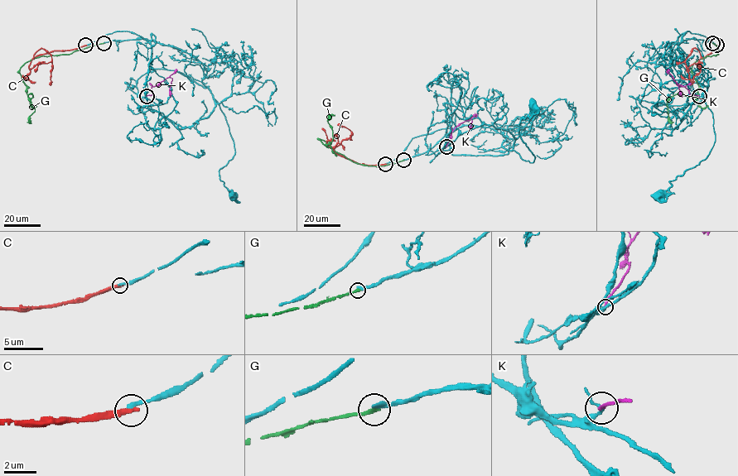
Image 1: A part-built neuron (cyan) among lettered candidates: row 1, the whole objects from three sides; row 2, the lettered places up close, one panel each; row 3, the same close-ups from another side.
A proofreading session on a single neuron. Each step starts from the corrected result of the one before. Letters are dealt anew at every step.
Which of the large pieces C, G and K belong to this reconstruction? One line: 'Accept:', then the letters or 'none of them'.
Accept: none of them

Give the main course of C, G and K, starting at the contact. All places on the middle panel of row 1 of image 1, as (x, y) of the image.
C: (385, 164), (359, 164), (338, 155), (333, 148), (352, 132), (350, 138)
G: (403, 160), (376, 166), (354, 162), (319, 139), (325, 146), (332, 140), (328, 117), (335, 115), (327, 121)
K: (446, 146), (453, 130), (461, 122), (472, 121), (470, 130)

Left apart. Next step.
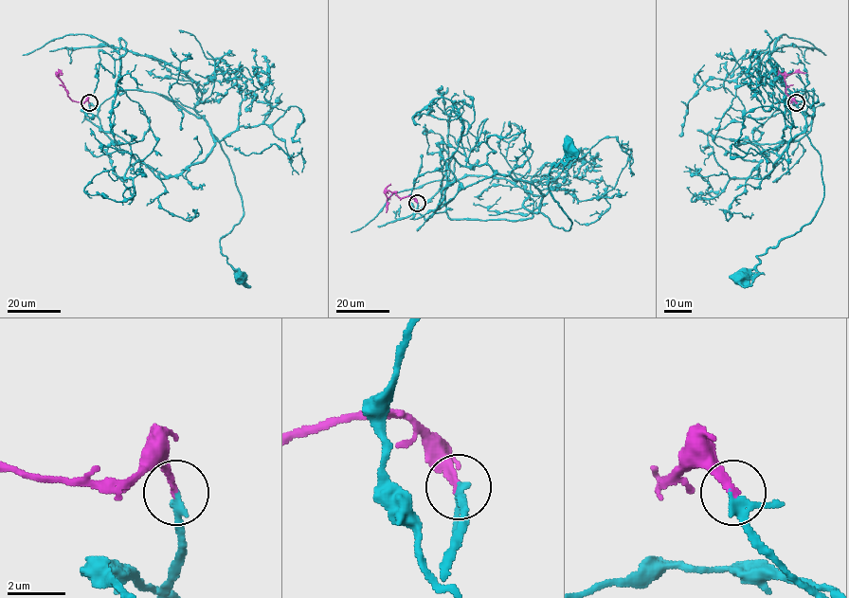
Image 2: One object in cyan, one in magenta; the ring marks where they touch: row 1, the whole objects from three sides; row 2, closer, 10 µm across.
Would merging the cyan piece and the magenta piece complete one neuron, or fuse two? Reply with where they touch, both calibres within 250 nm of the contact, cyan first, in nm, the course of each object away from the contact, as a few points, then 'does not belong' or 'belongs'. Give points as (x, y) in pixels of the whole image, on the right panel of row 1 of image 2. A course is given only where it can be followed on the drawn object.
(796, 102) | 190/220 nm | cyan via (796, 103), (814, 116), (805, 93), (812, 90), (805, 134), (820, 155), (823, 196), (810, 222), (740, 278) | magenta via (796, 103), (789, 101), (785, 77), (796, 72), (805, 73) | belongs

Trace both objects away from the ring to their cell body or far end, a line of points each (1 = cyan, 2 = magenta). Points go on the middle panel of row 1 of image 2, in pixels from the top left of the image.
1: (417, 203), (424, 220), (445, 212), (523, 220), (540, 212), (569, 230), (548, 188), (569, 147)
2: (417, 203), (412, 196), (401, 197), (394, 192), (386, 190), (386, 212)

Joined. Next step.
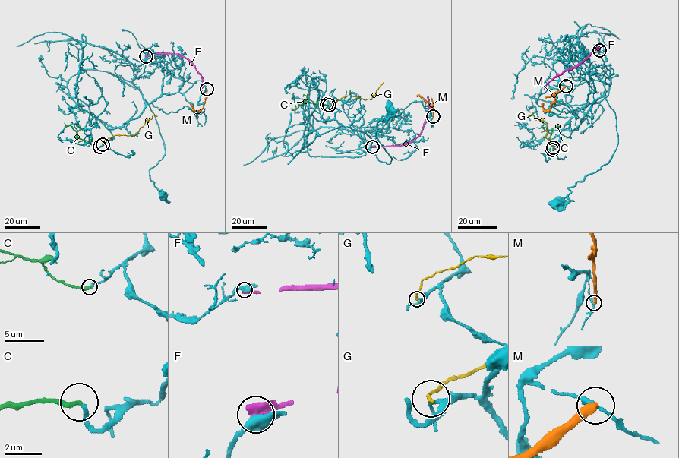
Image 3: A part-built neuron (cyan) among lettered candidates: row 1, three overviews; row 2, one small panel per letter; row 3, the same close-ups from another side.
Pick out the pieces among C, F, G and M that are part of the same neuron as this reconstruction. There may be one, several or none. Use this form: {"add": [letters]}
{"add": ["C"]}

